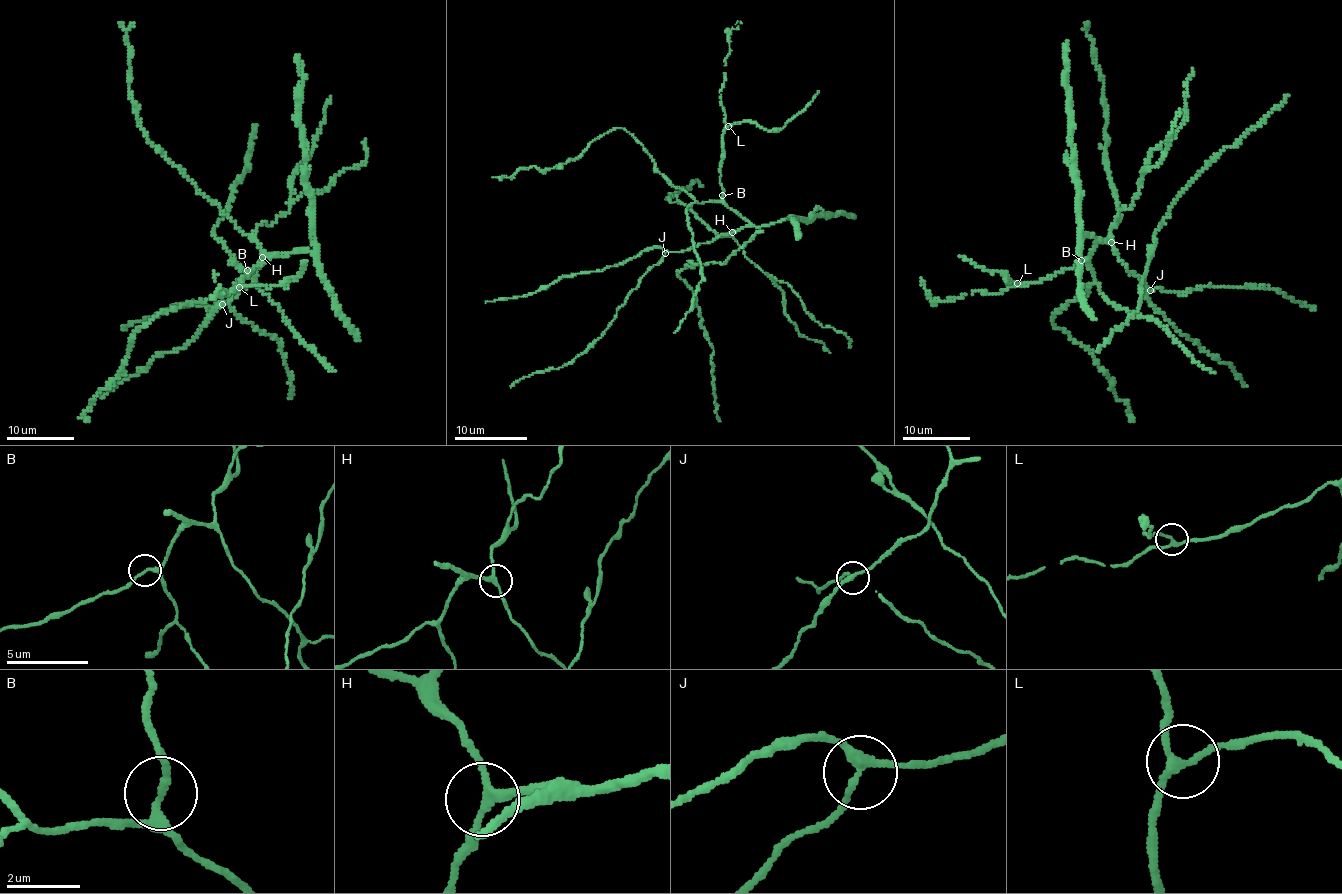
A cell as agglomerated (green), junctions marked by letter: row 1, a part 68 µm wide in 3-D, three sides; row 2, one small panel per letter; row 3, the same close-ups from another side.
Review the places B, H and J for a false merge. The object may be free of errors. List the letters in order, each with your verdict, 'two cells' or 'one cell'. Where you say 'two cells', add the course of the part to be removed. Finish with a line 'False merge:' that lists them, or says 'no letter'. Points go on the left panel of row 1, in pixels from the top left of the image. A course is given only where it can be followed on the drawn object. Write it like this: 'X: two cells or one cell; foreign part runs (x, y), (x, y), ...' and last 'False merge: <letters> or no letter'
B: one cell
H: one cell
J: one cell
False merge: no letter

